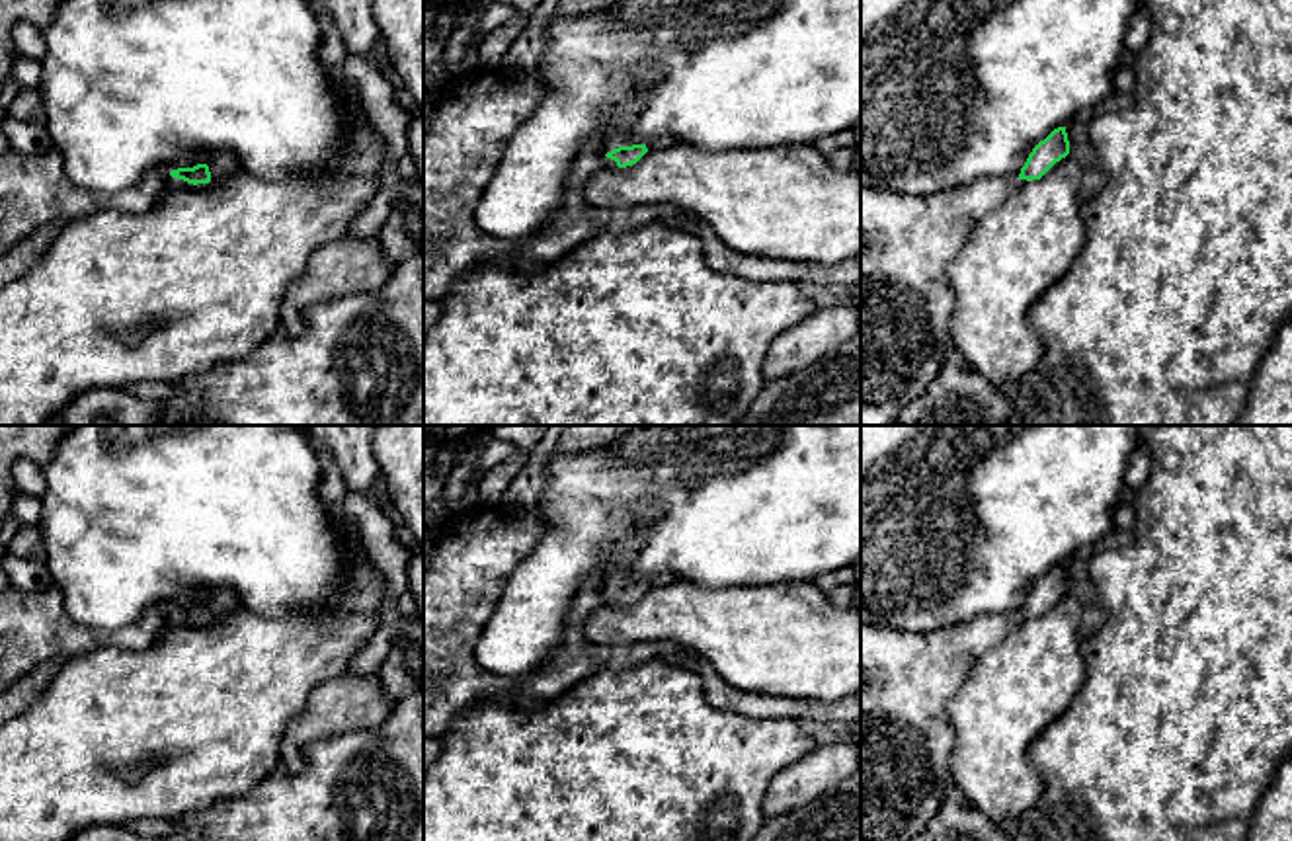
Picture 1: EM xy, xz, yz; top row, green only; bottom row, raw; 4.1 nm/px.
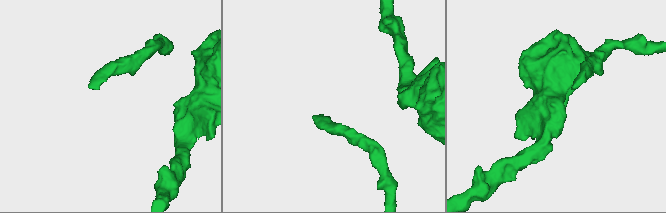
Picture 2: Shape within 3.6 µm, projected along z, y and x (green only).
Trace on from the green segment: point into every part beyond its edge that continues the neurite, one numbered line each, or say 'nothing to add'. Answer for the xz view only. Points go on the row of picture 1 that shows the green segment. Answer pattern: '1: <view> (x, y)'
1: xz (625, 114)

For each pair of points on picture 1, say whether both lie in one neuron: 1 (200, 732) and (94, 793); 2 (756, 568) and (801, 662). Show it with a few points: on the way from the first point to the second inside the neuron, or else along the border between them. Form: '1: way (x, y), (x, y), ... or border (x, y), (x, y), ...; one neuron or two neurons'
1: way (186, 763), (157, 793), (125, 793); one neuron
2: border (808, 580), (726, 584), (719, 588); two neurons

